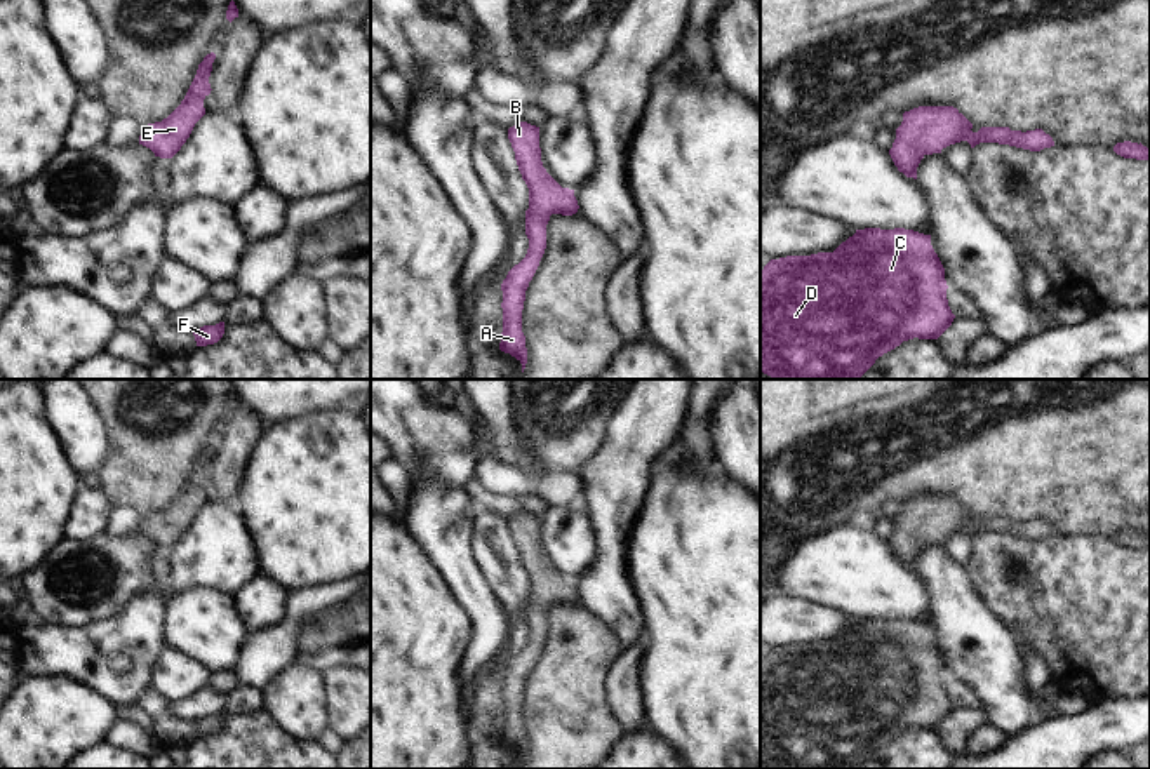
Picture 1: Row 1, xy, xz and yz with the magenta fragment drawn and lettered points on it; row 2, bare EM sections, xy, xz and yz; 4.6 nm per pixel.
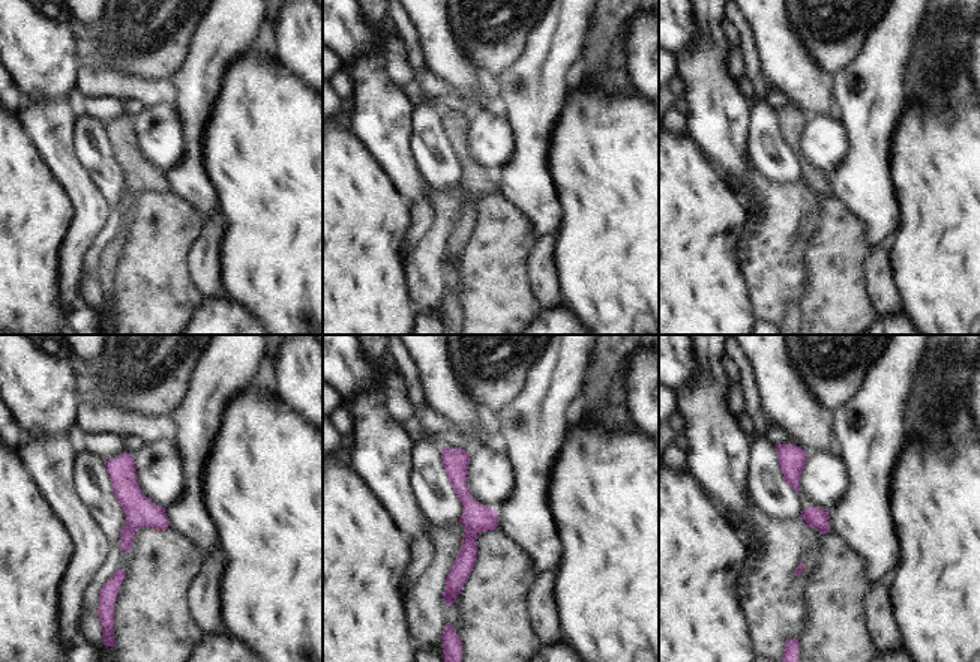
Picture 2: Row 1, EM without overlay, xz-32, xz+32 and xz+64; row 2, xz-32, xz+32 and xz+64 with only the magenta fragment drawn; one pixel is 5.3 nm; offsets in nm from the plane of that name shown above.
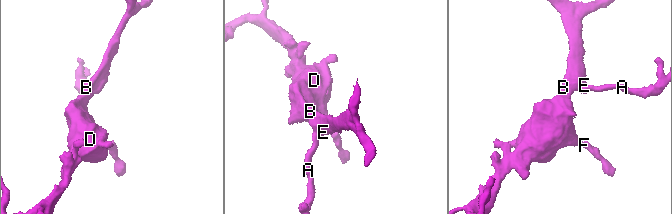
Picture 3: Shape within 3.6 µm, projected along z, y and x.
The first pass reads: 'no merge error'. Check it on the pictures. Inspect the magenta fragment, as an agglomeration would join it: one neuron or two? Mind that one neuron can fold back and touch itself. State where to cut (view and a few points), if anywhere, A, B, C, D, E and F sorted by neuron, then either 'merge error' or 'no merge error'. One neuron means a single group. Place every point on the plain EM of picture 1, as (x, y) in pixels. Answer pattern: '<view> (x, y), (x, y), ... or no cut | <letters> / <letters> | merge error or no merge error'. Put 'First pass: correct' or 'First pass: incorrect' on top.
First pass: correct
no cut | A B C D E F | no merge error

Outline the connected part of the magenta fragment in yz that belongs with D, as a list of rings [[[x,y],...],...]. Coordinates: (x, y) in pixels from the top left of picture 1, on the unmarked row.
[[[905,618],[856,619],[856,623],[833,642],[771,649],[760,661],[760,760],[774,769],[859,769],[879,746],[894,739],[903,731],[913,727],[938,729],[952,715],[955,705],[948,696],[946,679],[945,658],[931,635],[931,625]]]

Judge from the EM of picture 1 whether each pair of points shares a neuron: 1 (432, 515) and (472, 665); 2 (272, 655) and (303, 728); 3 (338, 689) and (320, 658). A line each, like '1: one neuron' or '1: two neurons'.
1: one neuron
2: two neurons
3: two neurons

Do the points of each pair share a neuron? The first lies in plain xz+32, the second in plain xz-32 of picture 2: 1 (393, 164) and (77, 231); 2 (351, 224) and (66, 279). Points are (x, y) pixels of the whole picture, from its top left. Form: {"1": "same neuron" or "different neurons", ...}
{"1": "same neuron", "2": "different neurons"}

